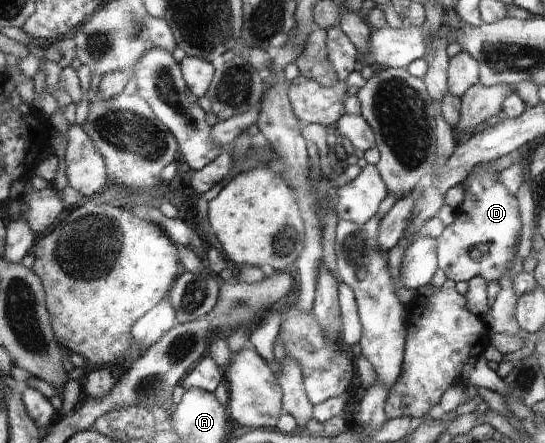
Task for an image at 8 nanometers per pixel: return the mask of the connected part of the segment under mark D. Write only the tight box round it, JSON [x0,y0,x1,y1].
[436,163,521,282]

